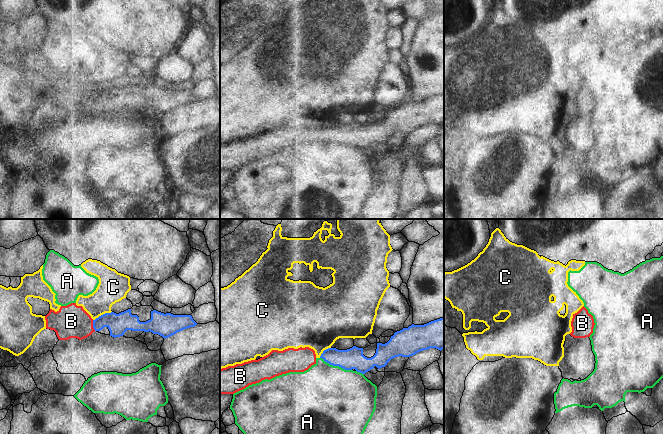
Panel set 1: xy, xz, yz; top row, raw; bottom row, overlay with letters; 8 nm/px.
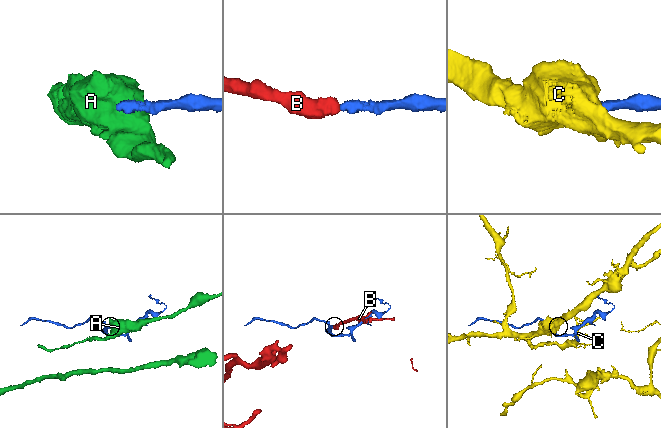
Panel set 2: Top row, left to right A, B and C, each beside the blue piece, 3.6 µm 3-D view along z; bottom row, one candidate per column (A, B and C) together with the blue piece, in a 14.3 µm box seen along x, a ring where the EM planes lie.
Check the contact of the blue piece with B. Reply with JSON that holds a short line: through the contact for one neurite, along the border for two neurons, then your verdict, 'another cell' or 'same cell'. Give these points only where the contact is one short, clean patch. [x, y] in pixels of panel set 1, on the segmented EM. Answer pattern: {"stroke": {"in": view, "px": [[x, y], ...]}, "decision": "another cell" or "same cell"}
{"decision": "same cell"}

